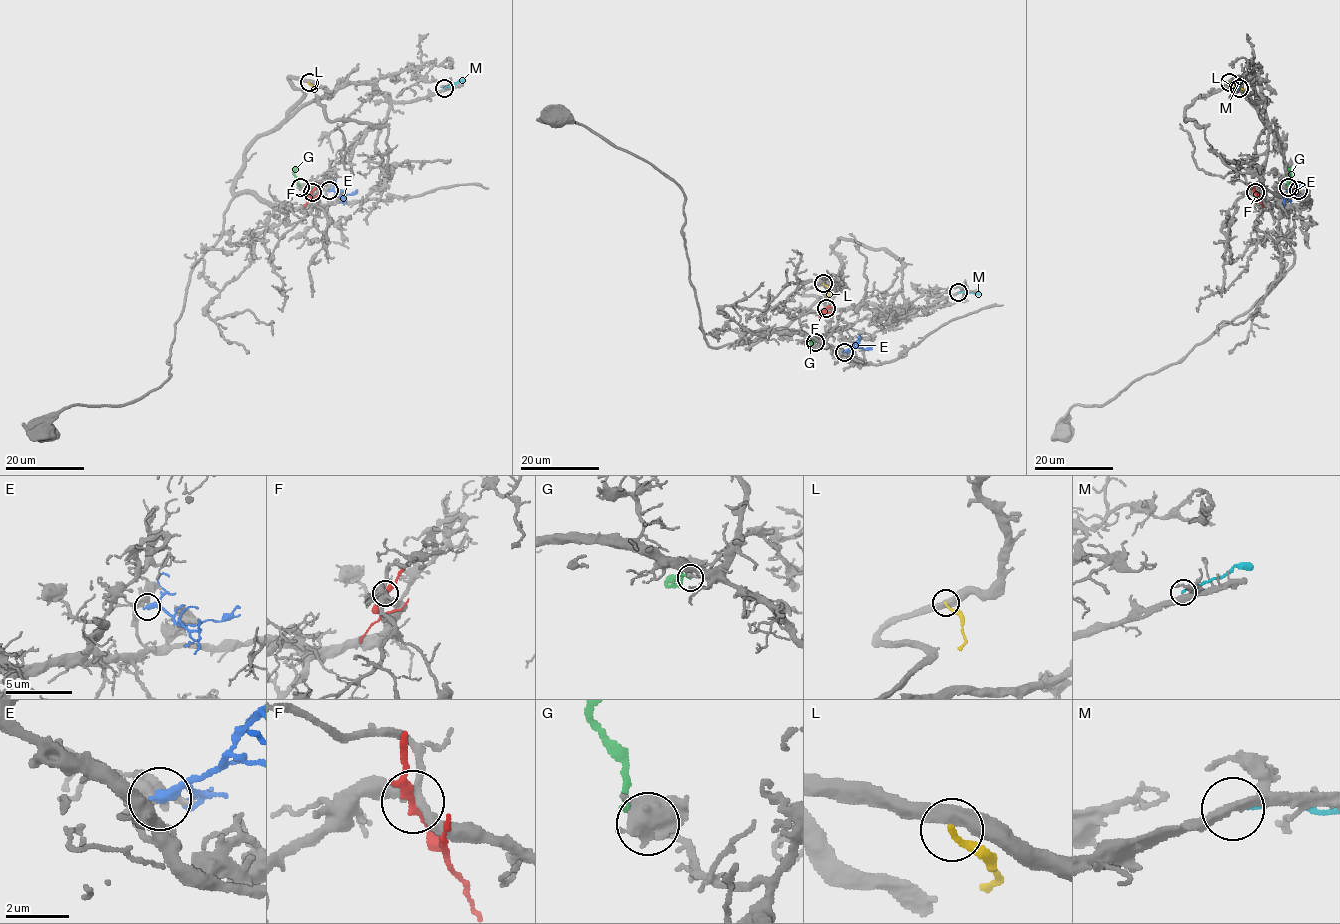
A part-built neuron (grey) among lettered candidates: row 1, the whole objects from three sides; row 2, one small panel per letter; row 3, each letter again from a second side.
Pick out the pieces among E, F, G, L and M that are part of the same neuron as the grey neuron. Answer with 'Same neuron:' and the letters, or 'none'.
Same neuron: G

